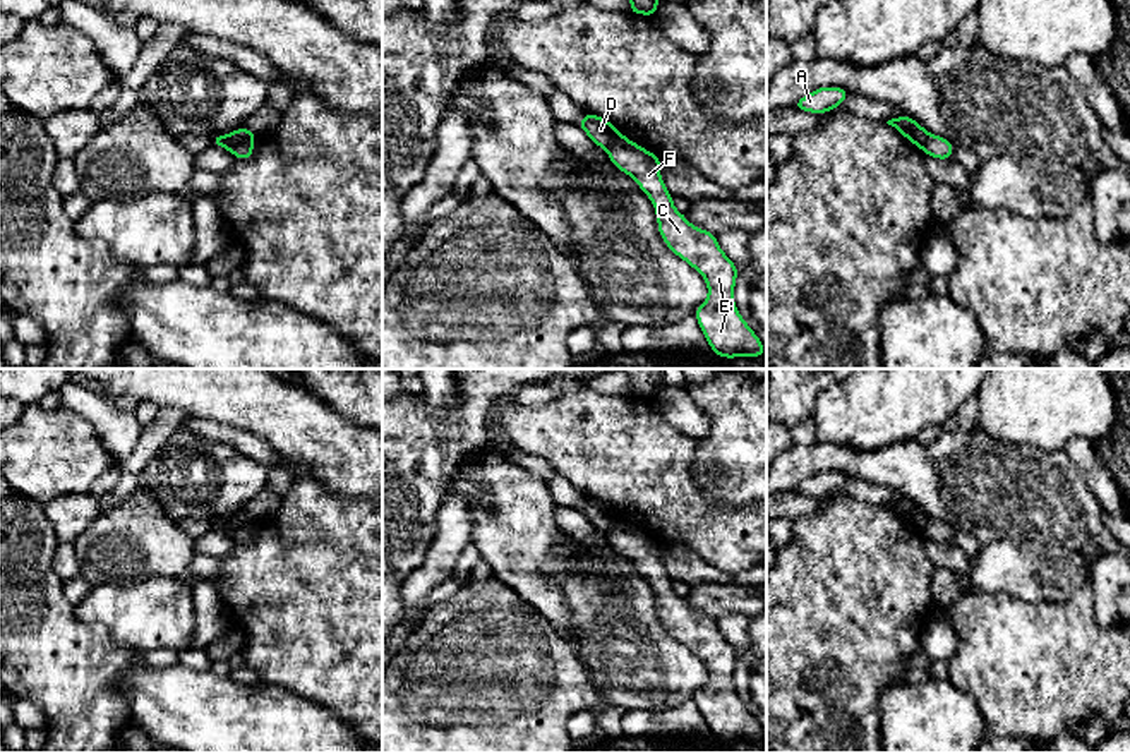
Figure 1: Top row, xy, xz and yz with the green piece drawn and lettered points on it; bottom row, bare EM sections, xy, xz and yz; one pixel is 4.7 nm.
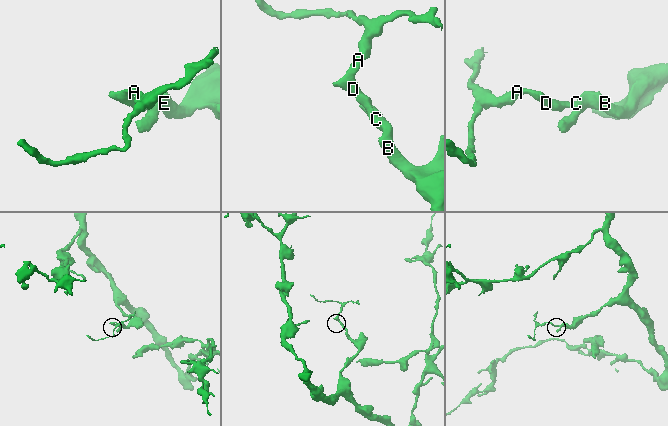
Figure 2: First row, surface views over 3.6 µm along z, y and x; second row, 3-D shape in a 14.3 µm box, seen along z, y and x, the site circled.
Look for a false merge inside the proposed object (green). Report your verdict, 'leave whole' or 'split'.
split

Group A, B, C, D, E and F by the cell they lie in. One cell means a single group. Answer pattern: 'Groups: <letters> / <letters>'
Groups: A D / B C E F

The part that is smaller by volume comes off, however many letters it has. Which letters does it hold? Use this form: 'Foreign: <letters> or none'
Foreign: A, D

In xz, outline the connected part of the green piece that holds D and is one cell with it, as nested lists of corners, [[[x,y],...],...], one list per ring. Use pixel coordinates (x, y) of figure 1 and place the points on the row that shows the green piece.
[[[586,113],[578,123],[586,136],[602,149],[621,142],[624,136],[605,118]]]

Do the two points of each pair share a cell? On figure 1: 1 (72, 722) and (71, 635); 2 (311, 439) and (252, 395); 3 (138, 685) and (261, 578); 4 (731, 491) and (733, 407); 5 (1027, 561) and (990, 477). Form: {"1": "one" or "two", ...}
{"1": "one", "2": "one", "3": "two", "4": "one", "5": "two"}

